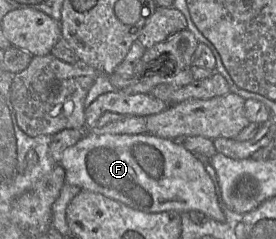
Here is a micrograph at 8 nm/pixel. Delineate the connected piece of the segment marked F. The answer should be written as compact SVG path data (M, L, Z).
M85 133L74 145L64 150L59 164L65 171L65 183L107 196L146 213L200 211L207 218L224 222L224 207L219 200L218 183L212 181L204 164L190 151L175 144L172 139L144 134Z

